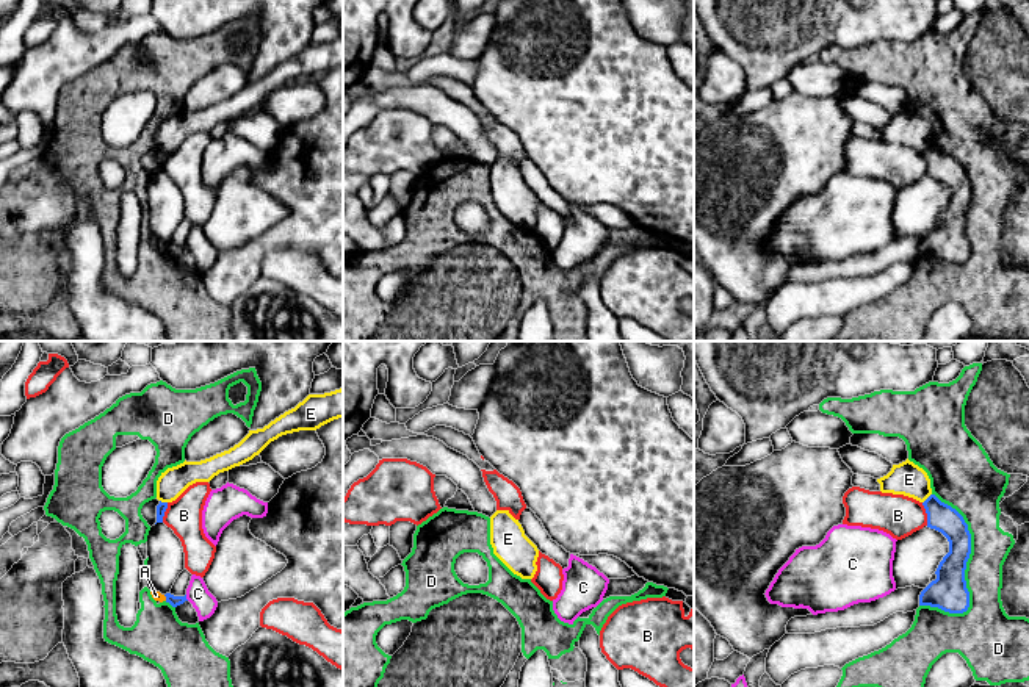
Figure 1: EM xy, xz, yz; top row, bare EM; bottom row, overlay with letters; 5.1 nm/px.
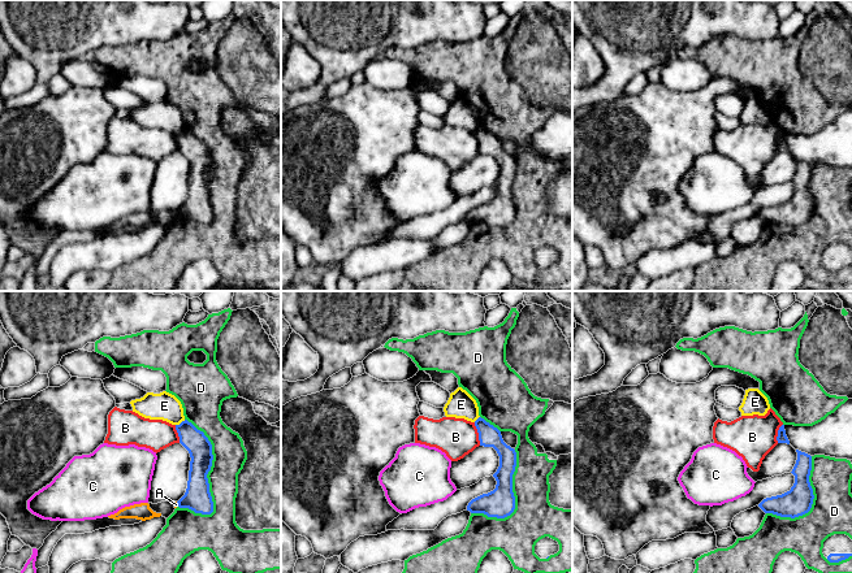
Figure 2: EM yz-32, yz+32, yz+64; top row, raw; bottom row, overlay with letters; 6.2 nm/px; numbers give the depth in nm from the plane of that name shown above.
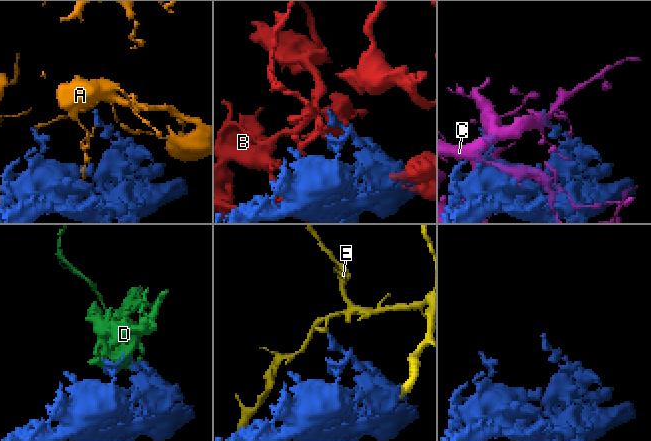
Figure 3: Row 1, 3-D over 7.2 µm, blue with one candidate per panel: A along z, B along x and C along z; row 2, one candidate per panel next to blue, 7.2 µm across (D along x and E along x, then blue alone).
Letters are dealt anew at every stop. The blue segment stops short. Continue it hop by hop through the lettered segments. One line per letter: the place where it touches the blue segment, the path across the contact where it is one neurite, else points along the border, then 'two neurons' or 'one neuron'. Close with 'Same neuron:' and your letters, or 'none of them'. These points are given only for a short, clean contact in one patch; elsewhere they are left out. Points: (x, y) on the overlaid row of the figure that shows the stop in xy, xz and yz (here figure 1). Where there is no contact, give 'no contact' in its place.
A: xy (166, 598) | two neurons
B: yz (926, 512) | two neurons
C: xy (185, 598) | two neurons
D: yz (970, 551) | two neurons
E: yz (927, 498) | along yz (931, 493), (923, 503) | two neurons
Same neuron: none of them

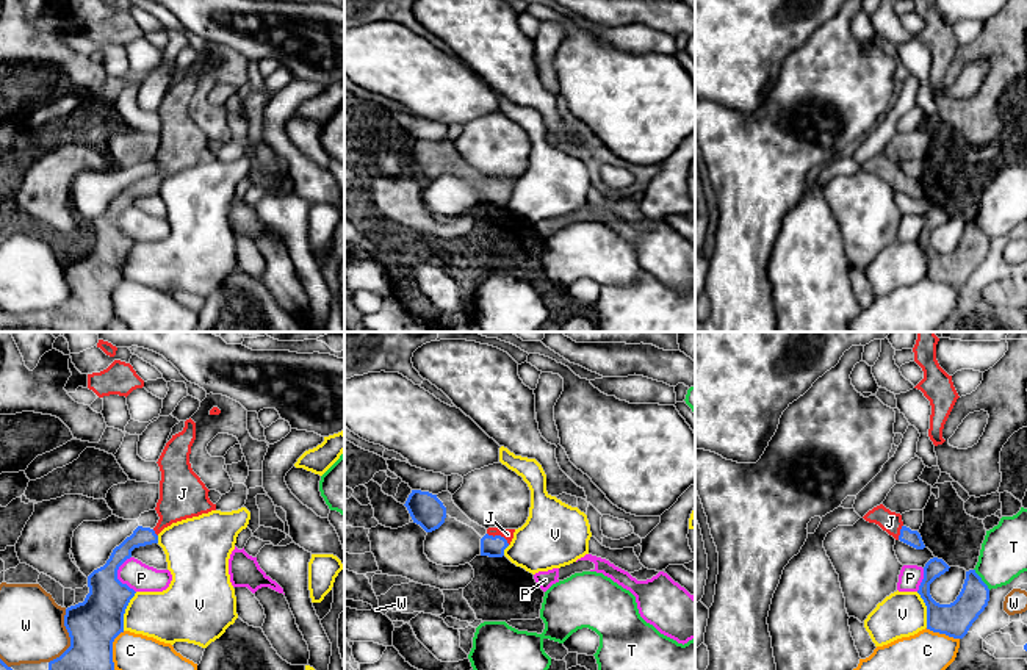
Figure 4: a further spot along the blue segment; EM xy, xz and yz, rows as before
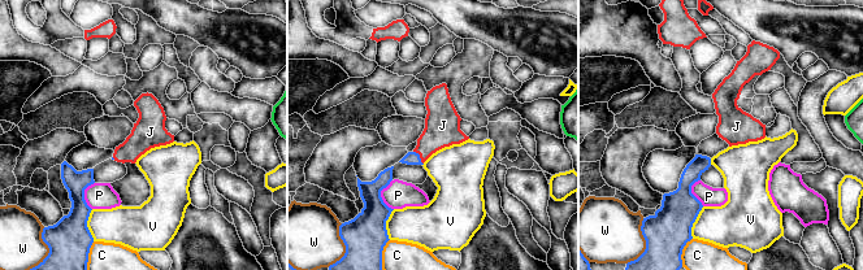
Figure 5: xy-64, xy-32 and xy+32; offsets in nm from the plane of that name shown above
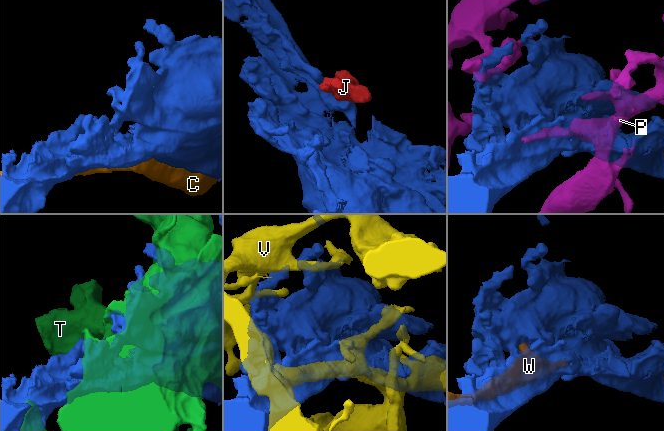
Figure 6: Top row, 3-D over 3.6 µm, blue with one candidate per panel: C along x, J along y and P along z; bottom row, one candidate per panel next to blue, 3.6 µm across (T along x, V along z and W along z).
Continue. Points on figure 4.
C: xy (111, 650) | two neurons
J: xz (498, 536) | across xz (493, 547), (498, 536), (508, 534) | one neuron
P: xy (116, 576) | two neurons
T: yz (980, 579) | two neurons
V: xy (124, 611) | two neurons
W: xy (69, 636) | two neurons
Same neuron: J

